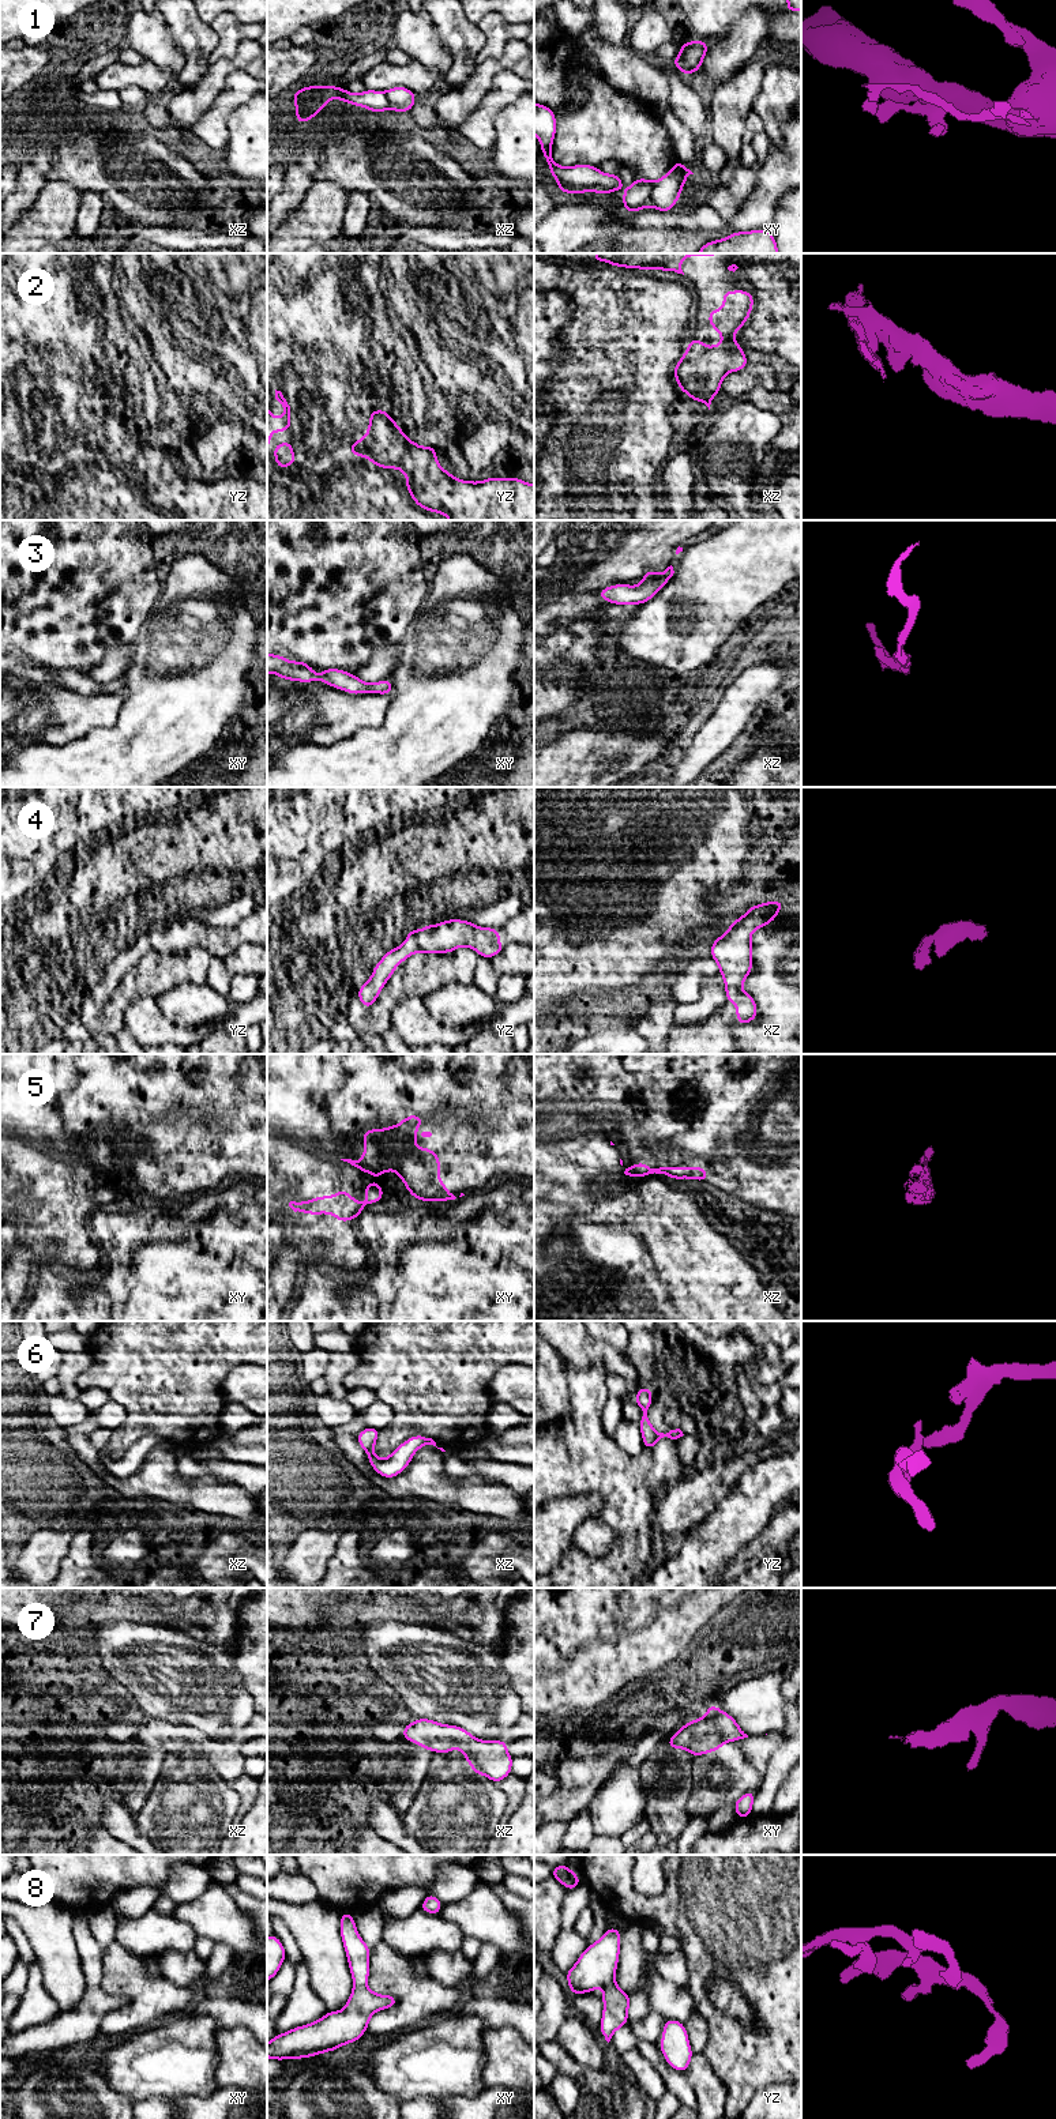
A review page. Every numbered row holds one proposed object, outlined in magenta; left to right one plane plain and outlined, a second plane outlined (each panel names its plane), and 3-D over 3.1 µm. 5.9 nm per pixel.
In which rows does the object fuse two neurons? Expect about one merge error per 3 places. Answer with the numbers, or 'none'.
1, 5

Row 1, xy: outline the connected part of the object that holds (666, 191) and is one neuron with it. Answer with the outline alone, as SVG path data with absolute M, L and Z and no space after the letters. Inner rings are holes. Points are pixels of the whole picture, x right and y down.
M676 159L672 170L661 178L655 180L653 192L650 195L650 207L661 212L670 211L680 199L683 185L685 184L689 174L694 173Z

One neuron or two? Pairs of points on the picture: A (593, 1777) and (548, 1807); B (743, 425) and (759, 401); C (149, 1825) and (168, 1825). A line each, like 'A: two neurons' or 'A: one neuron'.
A: one neuron
B: two neurons
C: one neuron

